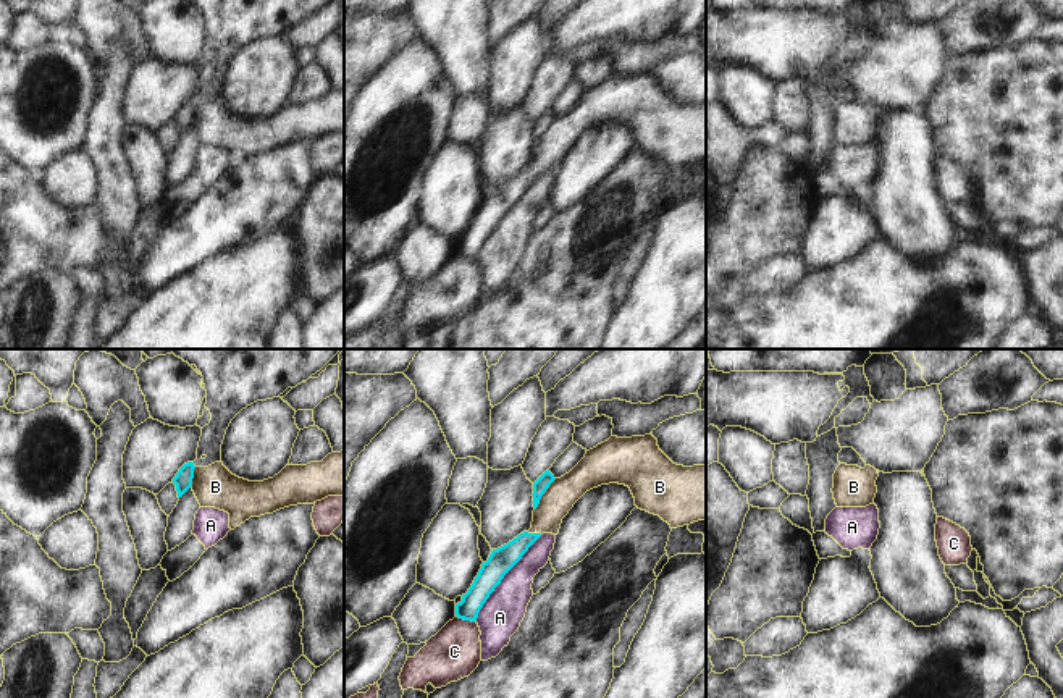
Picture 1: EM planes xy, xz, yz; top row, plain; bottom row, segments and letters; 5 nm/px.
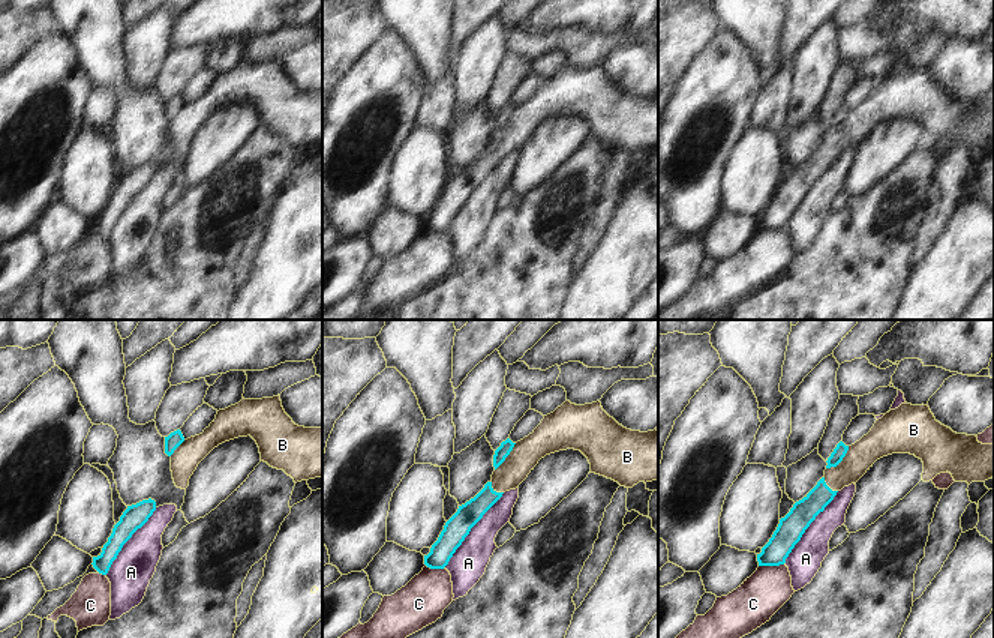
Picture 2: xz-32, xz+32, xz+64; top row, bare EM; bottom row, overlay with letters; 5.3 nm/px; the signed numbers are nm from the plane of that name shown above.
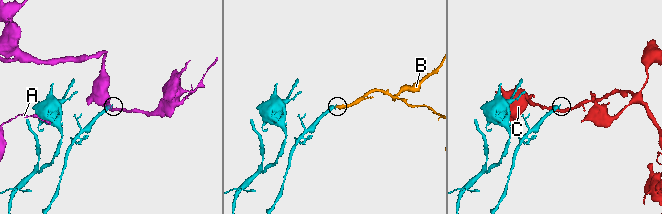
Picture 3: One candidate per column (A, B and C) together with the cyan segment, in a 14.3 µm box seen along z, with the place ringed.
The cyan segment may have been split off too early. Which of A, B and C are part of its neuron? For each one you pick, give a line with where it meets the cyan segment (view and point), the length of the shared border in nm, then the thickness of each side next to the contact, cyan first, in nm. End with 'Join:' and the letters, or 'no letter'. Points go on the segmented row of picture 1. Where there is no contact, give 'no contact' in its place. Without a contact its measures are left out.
B: xz (543, 493) | 190 nm | 70/160 nm
Join: B

